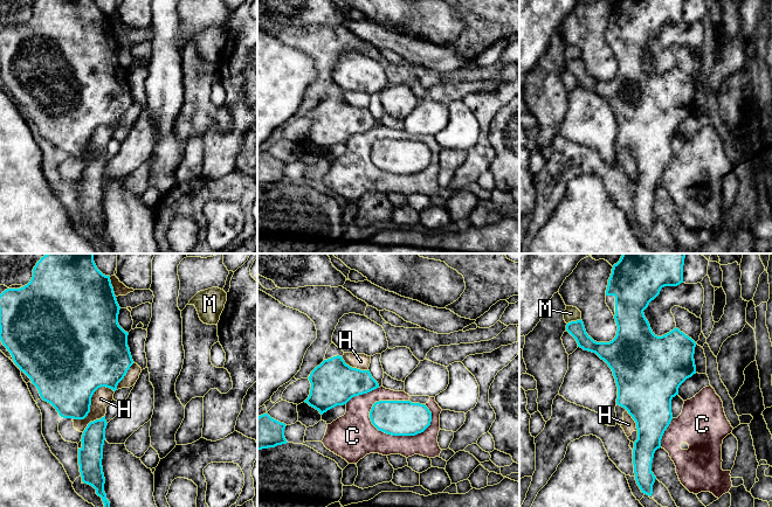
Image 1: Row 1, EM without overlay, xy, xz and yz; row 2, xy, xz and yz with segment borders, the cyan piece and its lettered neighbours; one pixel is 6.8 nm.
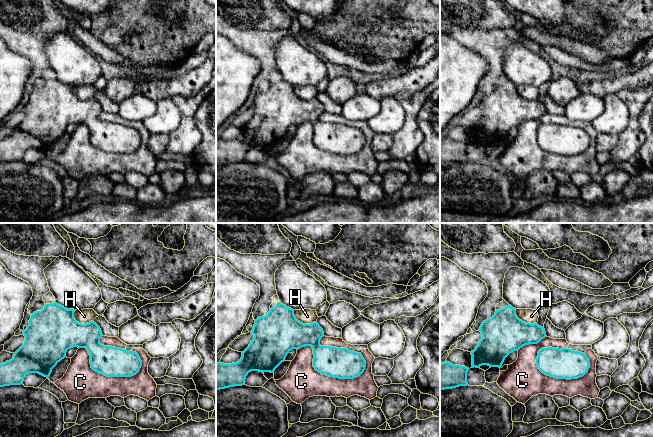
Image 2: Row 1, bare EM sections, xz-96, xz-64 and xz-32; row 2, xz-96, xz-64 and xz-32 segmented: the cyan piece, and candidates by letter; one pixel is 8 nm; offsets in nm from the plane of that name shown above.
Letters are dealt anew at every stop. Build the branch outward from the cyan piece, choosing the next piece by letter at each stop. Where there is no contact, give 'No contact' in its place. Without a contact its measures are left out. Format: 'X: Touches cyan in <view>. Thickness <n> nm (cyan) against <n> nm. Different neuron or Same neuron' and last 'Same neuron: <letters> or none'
C: Touches cyan in xz. Thickness 240 nm (cyan) against 190 nm. Different neuron
H: Touches cyan in xy. Thickness 460 nm (cyan) against 130 nm. Different neuron
M: Touches cyan in yz. Thickness 110 nm (cyan) against 100 nm. Different neuron
Same neuron: none

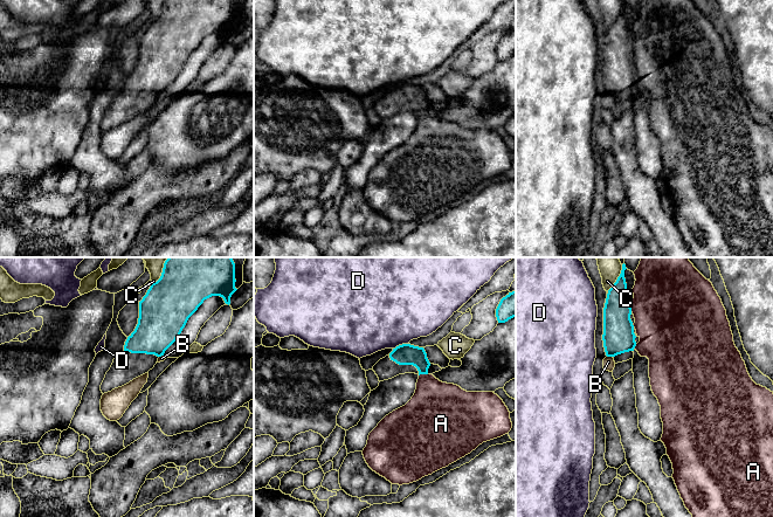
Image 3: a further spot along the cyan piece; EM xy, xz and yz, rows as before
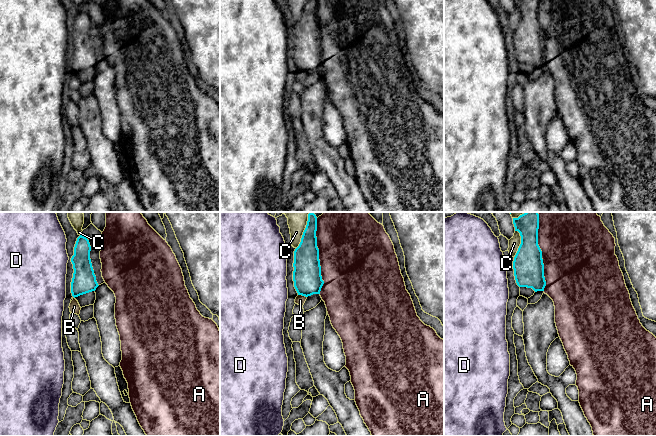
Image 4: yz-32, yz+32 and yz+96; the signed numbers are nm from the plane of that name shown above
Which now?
A: Touches cyan in xz. Thickness 140 nm (cyan) against 360 nm. Different neuron
B: Touches cyan in yz. Thickness 220 nm (cyan) against 80 nm. Different neuron
C: Touches cyan in yz. Thickness 190 nm (cyan) against 130 nm. Different neuron
D: Touches cyan in xz. Thickness 140 nm (cyan) against 500 nm. Different neuron
Same neuron: none

